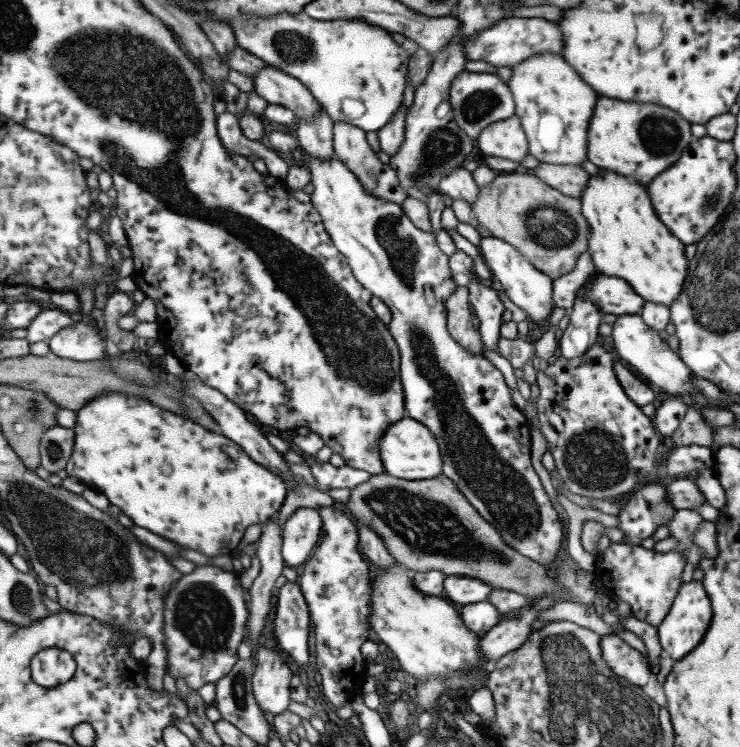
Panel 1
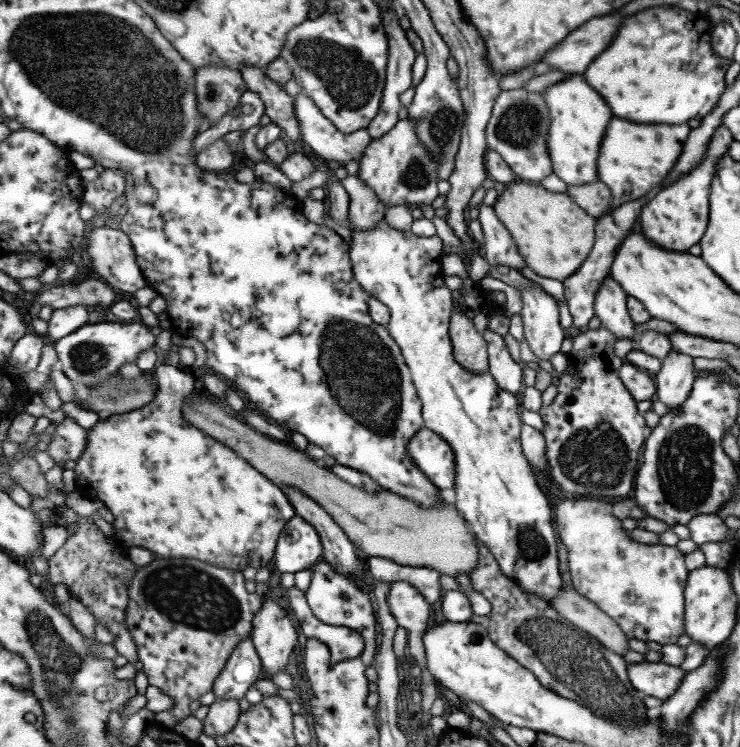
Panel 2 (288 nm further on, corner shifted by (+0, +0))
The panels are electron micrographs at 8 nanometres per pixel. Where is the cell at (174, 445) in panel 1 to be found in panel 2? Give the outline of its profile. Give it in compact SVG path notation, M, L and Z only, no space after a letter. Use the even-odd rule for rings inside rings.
M161 330L159 332L159 344L157 344L157 352L161 356L159 360L159 396L153 404L147 404L145 408L139 408L135 412L125 412L125 414L111 414L111 416L103 416L101 422L97 422L93 426L93 430L89 430L89 450L85 452L83 458L77 460L75 466L75 474L77 474L77 492L85 498L99 498L109 512L115 516L113 526L117 528L117 540L119 544L123 544L123 550L131 550L131 548L145 548L155 552L155 556L165 556L165 558L197 558L197 560L207 560L207 564L215 564L215 568L227 568L227 570L235 570L235 572L243 572L245 568L269 568L269 562L275 562L275 554L279 552L279 540L283 538L283 532L287 532L287 524L297 516L297 508L295 504L291 504L289 496L285 494L285 490L281 486L277 486L271 478L267 478L263 472L259 472L249 460L245 460L243 456L239 456L239 452L235 452L231 446L225 446L221 442L217 442L215 438L211 438L209 434L205 434L201 428L193 426L187 418L185 418L185 402L187 398L199 390L197 378L189 376L183 372L183 368L175 368L169 366L169 350L171 350L171 334L173 330ZM155 464L155 470L149 470L149 466Z

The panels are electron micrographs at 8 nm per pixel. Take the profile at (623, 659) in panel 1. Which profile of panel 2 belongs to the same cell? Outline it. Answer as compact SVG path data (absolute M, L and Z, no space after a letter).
M643 662L643 664L627 664L629 684L643 692L645 696L655 696L661 702L667 702L669 696L675 694L683 680L685 672L675 666L667 666L661 662Z

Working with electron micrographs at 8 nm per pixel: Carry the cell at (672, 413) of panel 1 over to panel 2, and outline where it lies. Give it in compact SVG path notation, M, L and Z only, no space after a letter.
M671 350L661 360L661 368L655 374L655 396L669 410L679 410L693 388L693 380L693 358Z

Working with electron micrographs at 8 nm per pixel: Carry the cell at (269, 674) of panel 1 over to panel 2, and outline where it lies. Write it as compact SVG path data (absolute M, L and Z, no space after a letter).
M265 598L265 604L255 616L253 624L253 642L263 662L263 670L271 678L287 674L287 662L299 642L299 632L293 626L287 610L277 600Z

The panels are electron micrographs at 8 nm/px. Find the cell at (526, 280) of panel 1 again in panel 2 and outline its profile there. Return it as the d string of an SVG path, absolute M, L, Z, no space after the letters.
M535 282L517 290L523 300L523 308L519 312L523 322L523 338L535 358L551 360L567 336L567 332L559 326L559 304Z

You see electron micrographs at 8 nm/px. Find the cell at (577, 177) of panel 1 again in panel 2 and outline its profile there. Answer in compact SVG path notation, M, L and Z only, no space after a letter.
M595 180L593 184L567 188L567 196L571 196L593 218L599 218L599 216L603 216L605 212L611 210L613 196L607 190L607 186L601 184L599 180Z

